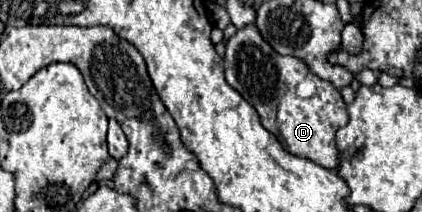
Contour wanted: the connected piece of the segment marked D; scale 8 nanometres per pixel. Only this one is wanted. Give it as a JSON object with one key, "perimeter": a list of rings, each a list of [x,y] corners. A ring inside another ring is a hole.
{"perimeter":[[[257,27],[239,29],[227,41],[225,79],[247,103],[255,107],[261,117],[261,125],[273,133],[289,153],[311,159],[327,169],[337,167],[335,133],[347,125],[347,105],[329,81],[313,75],[301,59],[283,57],[273,51]]]}

